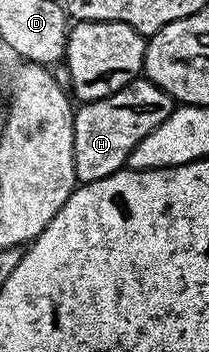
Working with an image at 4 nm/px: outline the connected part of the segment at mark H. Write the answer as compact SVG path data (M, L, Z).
M139 79L128 83L120 91L99 101L87 101L74 110L72 127L72 163L76 167L76 182L87 185L96 179L104 179L118 172L130 160L130 152L176 107L174 98L169 97L156 83Z

